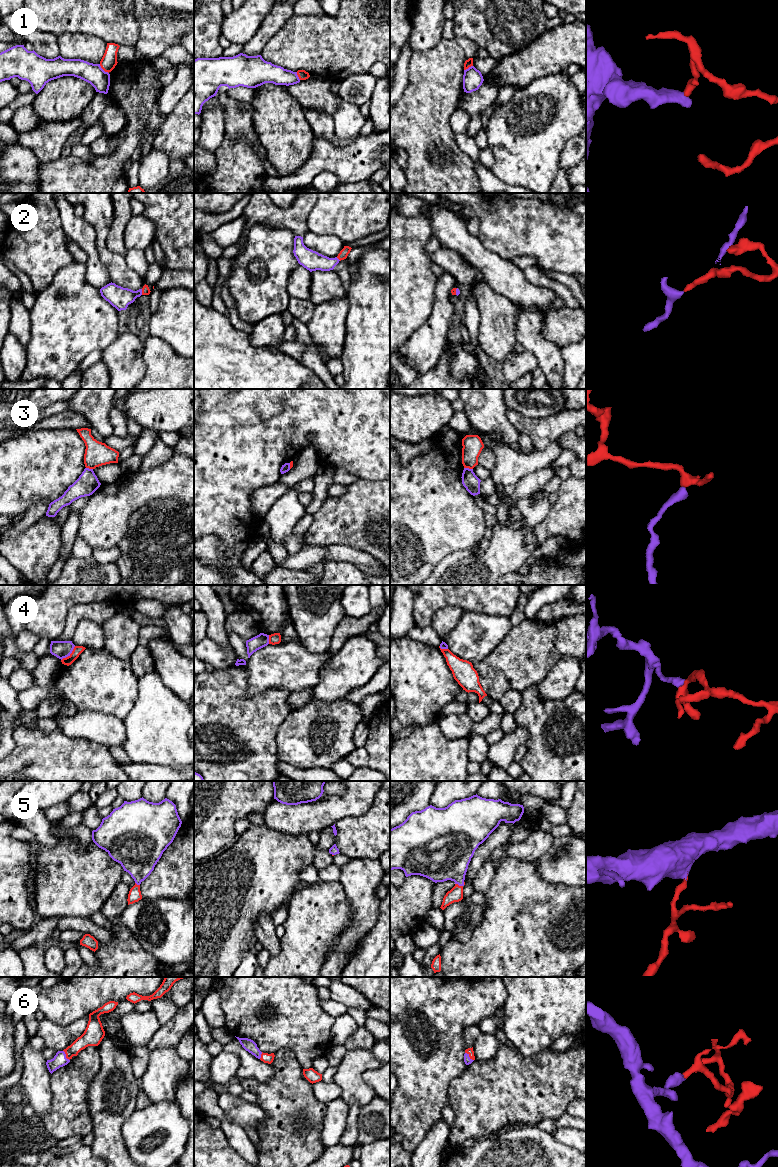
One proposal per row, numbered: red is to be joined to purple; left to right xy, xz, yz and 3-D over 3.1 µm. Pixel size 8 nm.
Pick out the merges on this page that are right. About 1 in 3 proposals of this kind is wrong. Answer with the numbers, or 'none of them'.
2, 5, 6

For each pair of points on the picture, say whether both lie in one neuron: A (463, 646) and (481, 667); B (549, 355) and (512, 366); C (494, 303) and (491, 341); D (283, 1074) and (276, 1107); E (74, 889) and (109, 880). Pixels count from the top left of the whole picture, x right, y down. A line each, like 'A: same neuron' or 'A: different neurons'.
A: different neurons
B: different neurons
C: same neuron
D: same neuron
E: same neuron

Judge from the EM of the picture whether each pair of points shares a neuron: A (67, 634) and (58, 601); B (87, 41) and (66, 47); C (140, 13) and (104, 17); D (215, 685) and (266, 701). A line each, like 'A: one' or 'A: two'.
A: two
B: one
C: two
D: one

